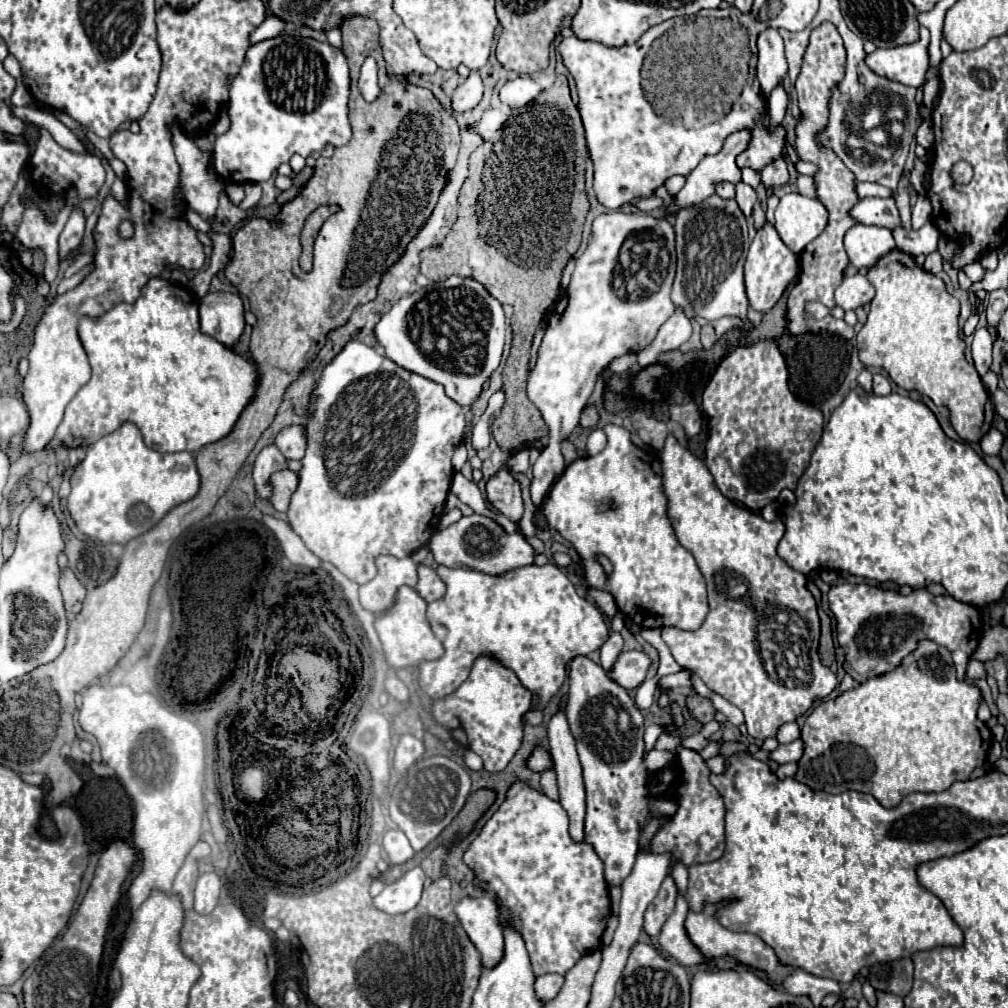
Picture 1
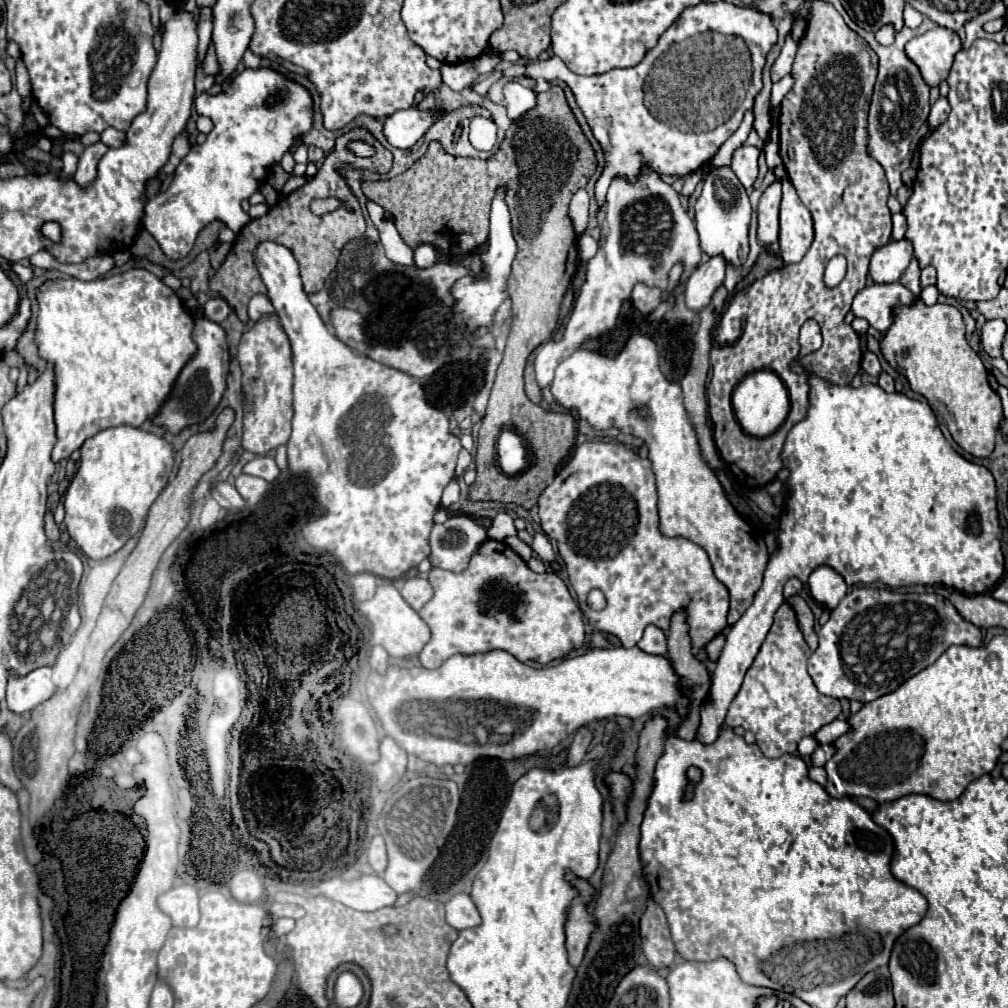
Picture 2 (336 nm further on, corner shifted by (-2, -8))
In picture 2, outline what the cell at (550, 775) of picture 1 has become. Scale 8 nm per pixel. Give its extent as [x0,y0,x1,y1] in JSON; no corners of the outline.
[567,727,593,765]

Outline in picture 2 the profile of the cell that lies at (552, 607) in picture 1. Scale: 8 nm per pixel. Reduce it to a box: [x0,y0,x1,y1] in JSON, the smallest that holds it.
[417,541,583,669]

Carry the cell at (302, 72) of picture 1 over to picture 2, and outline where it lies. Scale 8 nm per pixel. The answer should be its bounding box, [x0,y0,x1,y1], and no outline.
[143,69,313,261]

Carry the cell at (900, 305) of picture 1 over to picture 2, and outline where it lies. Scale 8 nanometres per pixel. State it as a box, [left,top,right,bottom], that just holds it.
[881,301,1003,457]

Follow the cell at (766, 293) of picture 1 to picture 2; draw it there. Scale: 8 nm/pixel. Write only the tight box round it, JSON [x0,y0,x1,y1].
[757,179,781,251]

